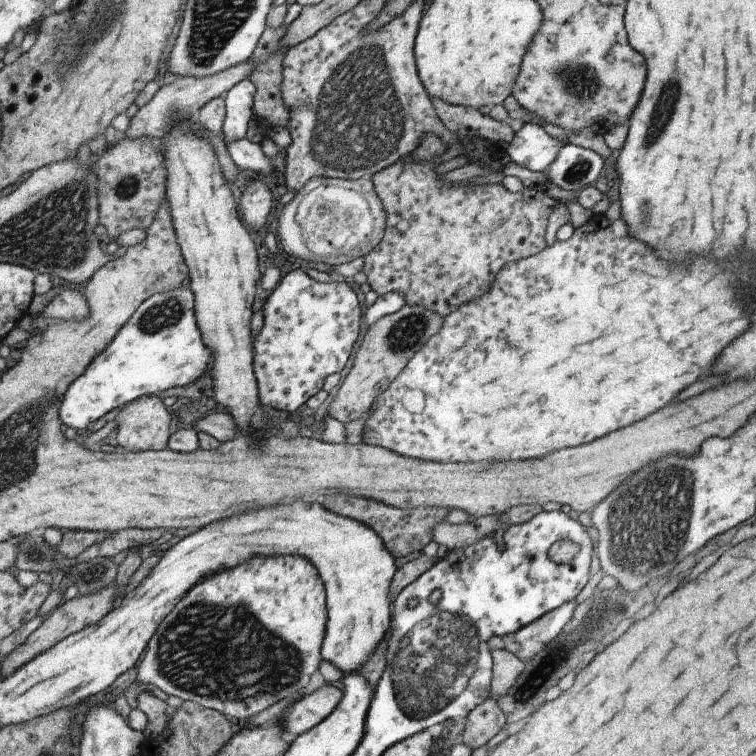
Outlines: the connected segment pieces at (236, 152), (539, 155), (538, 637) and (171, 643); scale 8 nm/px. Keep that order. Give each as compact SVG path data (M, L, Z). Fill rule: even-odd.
M245 137L235 142L225 142L226 150L240 171L248 170L251 178L257 178L262 174L267 180L273 180L273 169L270 168L269 160L264 156L258 143L251 143Z
M523 122L512 139L506 143L503 154L507 155L509 162L514 162L523 168L539 171L555 158L557 151L567 141L556 141L551 138L543 126L531 122Z
M574 599L567 601L558 609L545 613L537 620L521 627L511 635L511 639L518 644L527 642L527 640L535 640L535 642L541 642L541 644L549 643L561 632L561 628L567 624L575 606Z
M257 556L257 558L253 557L237 565L237 568L233 567L230 569L223 569L220 573L215 573L212 577L207 577L204 581L193 585L193 588L189 589L189 592L186 592L186 595L170 610L170 613L161 621L161 624L157 627L157 630L153 633L153 636L149 639L147 643L145 654L143 654L143 660L139 662L139 666L137 666L137 673L133 683L131 684L131 688L133 684L136 686L144 686L144 684L151 684L154 688L158 688L157 690L161 690L161 692L165 692L168 696L177 696L177 698L181 698L183 701L193 701L202 707L212 708L214 711L220 712L224 717L229 720L239 720L240 718L248 718L249 716L253 716L253 714L257 714L257 712L261 712L261 710L265 710L267 706L271 706L271 704L275 704L275 702L279 702L279 700L283 700L283 698L296 698L299 697L299 692L307 686L309 682L309 678L311 678L311 674L317 670L319 666L319 646L321 646L322 638L324 635L323 626L325 626L325 620L327 620L327 616L325 616L325 594L323 594L323 582L321 582L321 578L319 578L319 574L315 572L315 568L305 560L305 558L297 558L297 556Z

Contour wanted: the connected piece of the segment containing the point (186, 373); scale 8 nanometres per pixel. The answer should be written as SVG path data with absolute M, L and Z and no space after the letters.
M185 284L166 293L155 293L141 302L125 324L115 333L111 342L86 369L67 387L59 405L58 417L71 428L85 428L90 422L114 408L121 408L132 401L149 395L157 395L174 386L192 384L209 368L210 348L203 344L194 317L194 296Z

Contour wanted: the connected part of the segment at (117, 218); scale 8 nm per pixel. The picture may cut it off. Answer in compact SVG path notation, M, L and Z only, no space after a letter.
M137 137L118 139L93 166L98 179L99 205L98 224L105 228L104 242L113 241L121 232L133 228L146 229L154 213L166 198L160 146L155 138Z

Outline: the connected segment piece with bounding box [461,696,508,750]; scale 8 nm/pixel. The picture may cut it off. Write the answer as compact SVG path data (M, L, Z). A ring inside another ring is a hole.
M488 696L466 714L463 720L461 742L470 746L471 750L476 749L491 740L491 737L495 736L507 722L495 698Z

